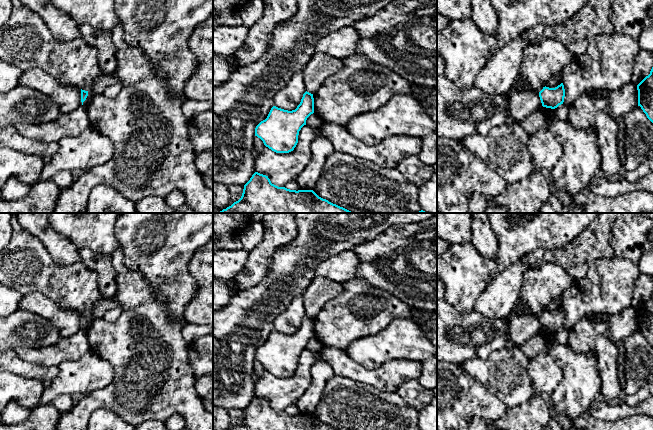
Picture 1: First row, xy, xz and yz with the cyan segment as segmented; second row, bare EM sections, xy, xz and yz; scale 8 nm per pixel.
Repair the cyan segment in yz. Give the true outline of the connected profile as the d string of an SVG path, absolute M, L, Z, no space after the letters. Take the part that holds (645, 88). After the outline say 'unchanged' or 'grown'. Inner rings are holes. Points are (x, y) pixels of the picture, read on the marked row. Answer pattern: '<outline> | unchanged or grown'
M653 67L650 74L637 85L637 90L638 106L653 123Z | unchanged

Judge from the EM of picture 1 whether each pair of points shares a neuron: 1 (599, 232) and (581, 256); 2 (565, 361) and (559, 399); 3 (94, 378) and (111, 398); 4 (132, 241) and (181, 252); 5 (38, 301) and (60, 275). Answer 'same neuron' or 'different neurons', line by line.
1: same neuron
2: same neuron
3: different neurons
4: same neuron
5: different neurons

